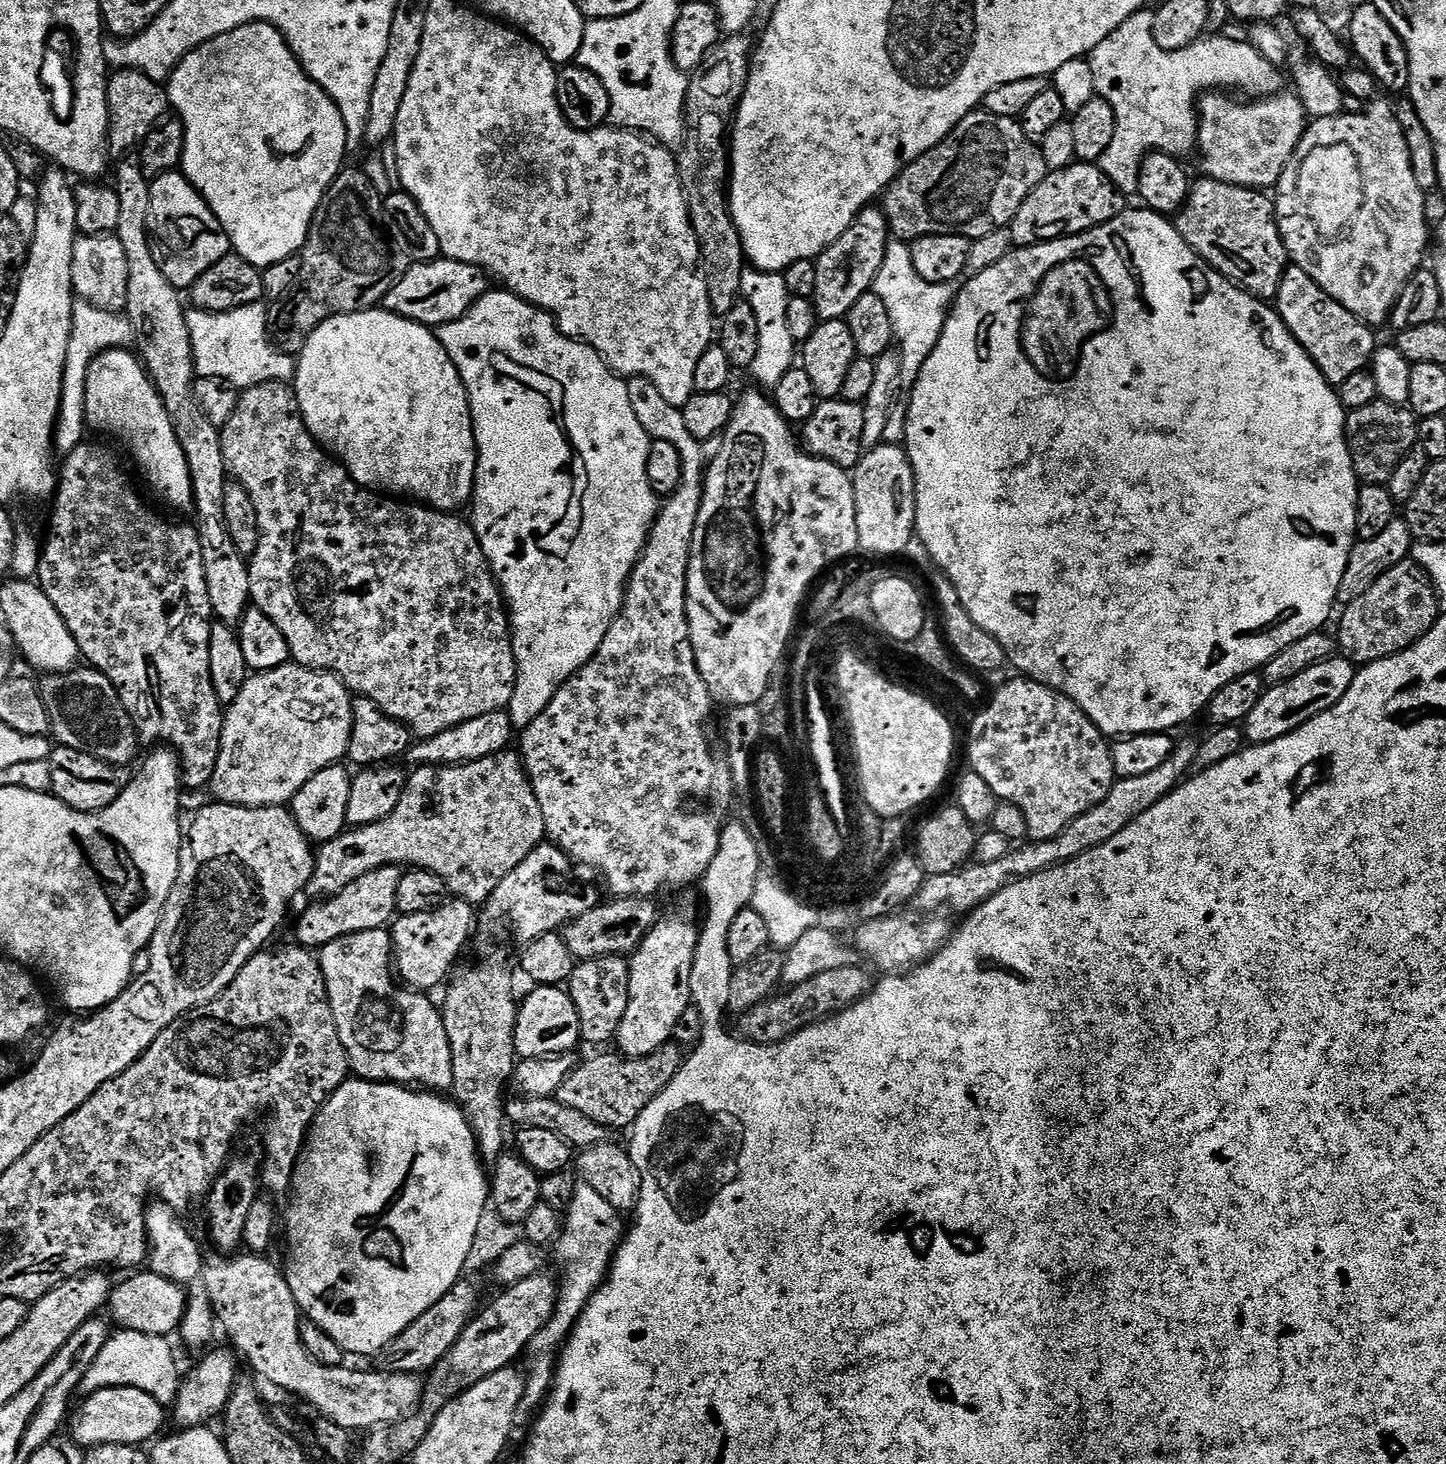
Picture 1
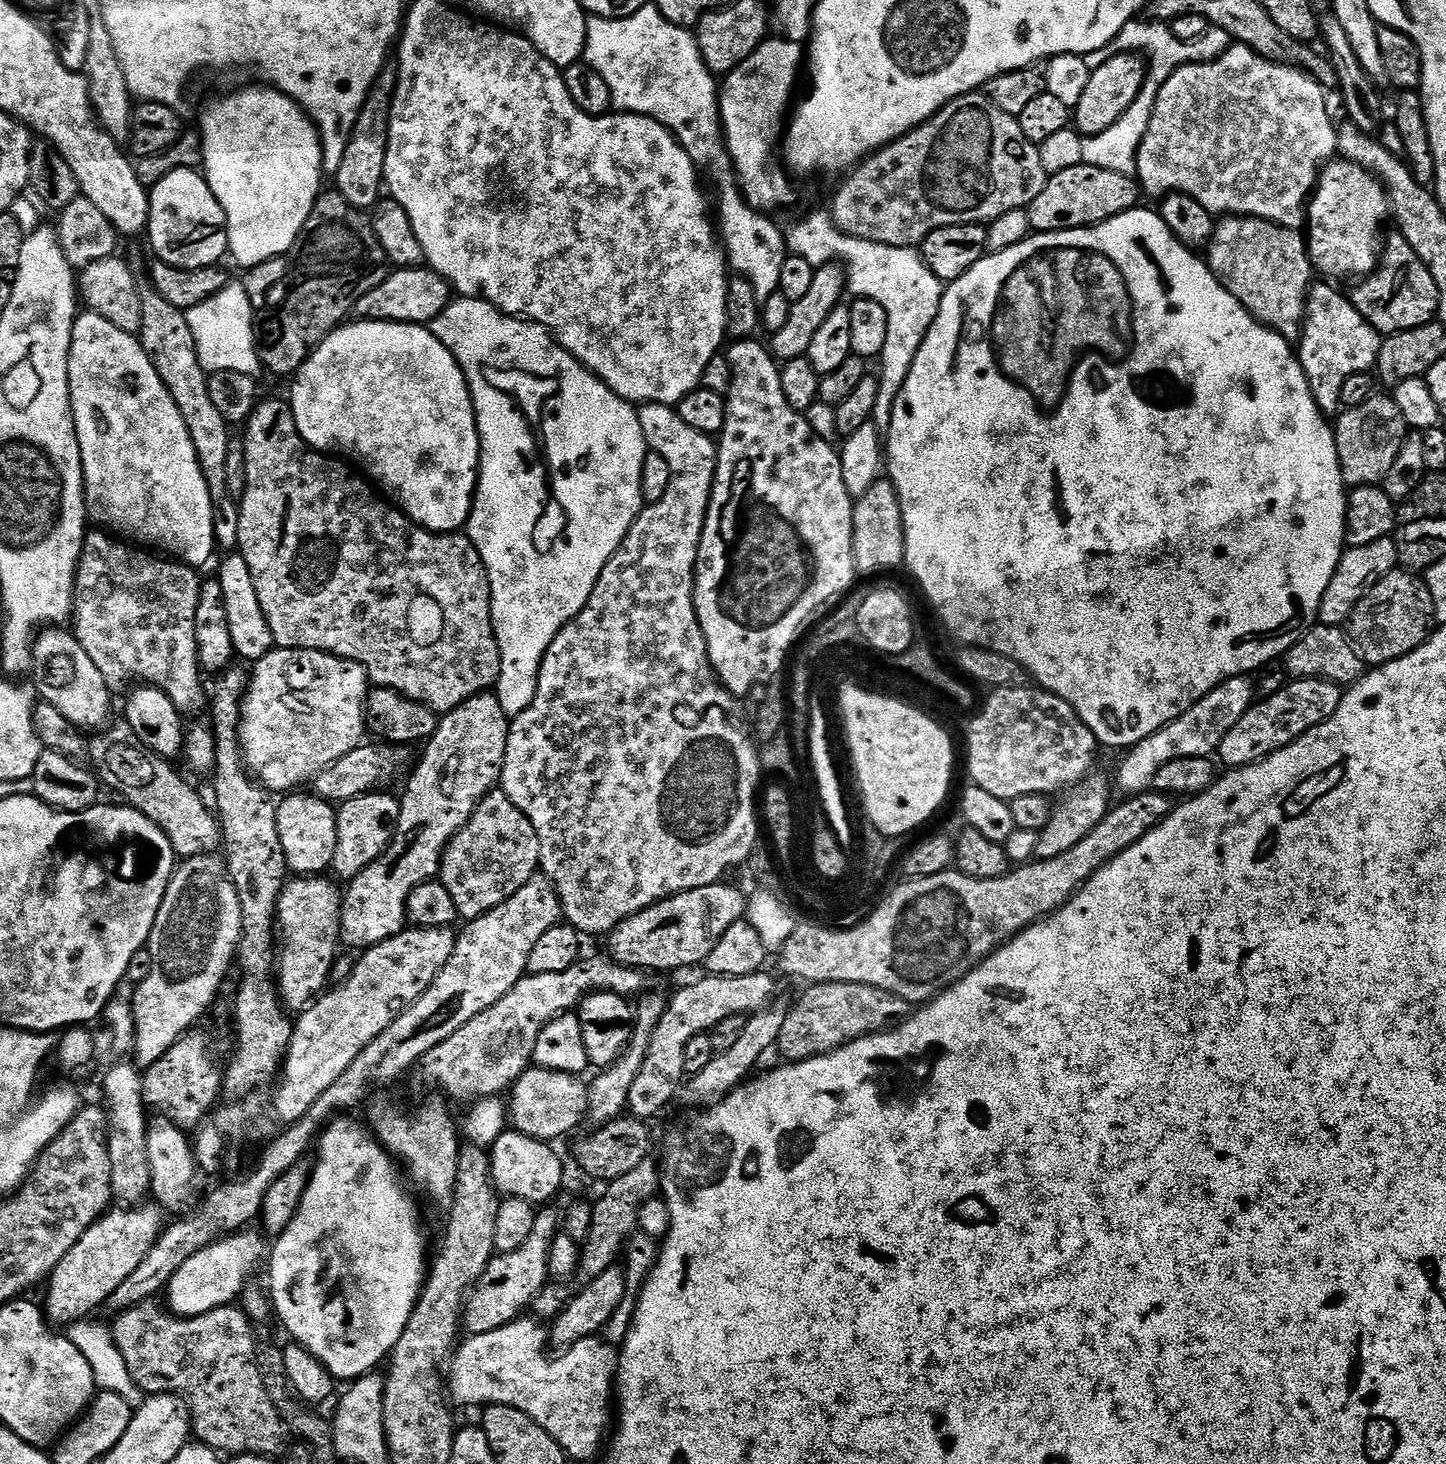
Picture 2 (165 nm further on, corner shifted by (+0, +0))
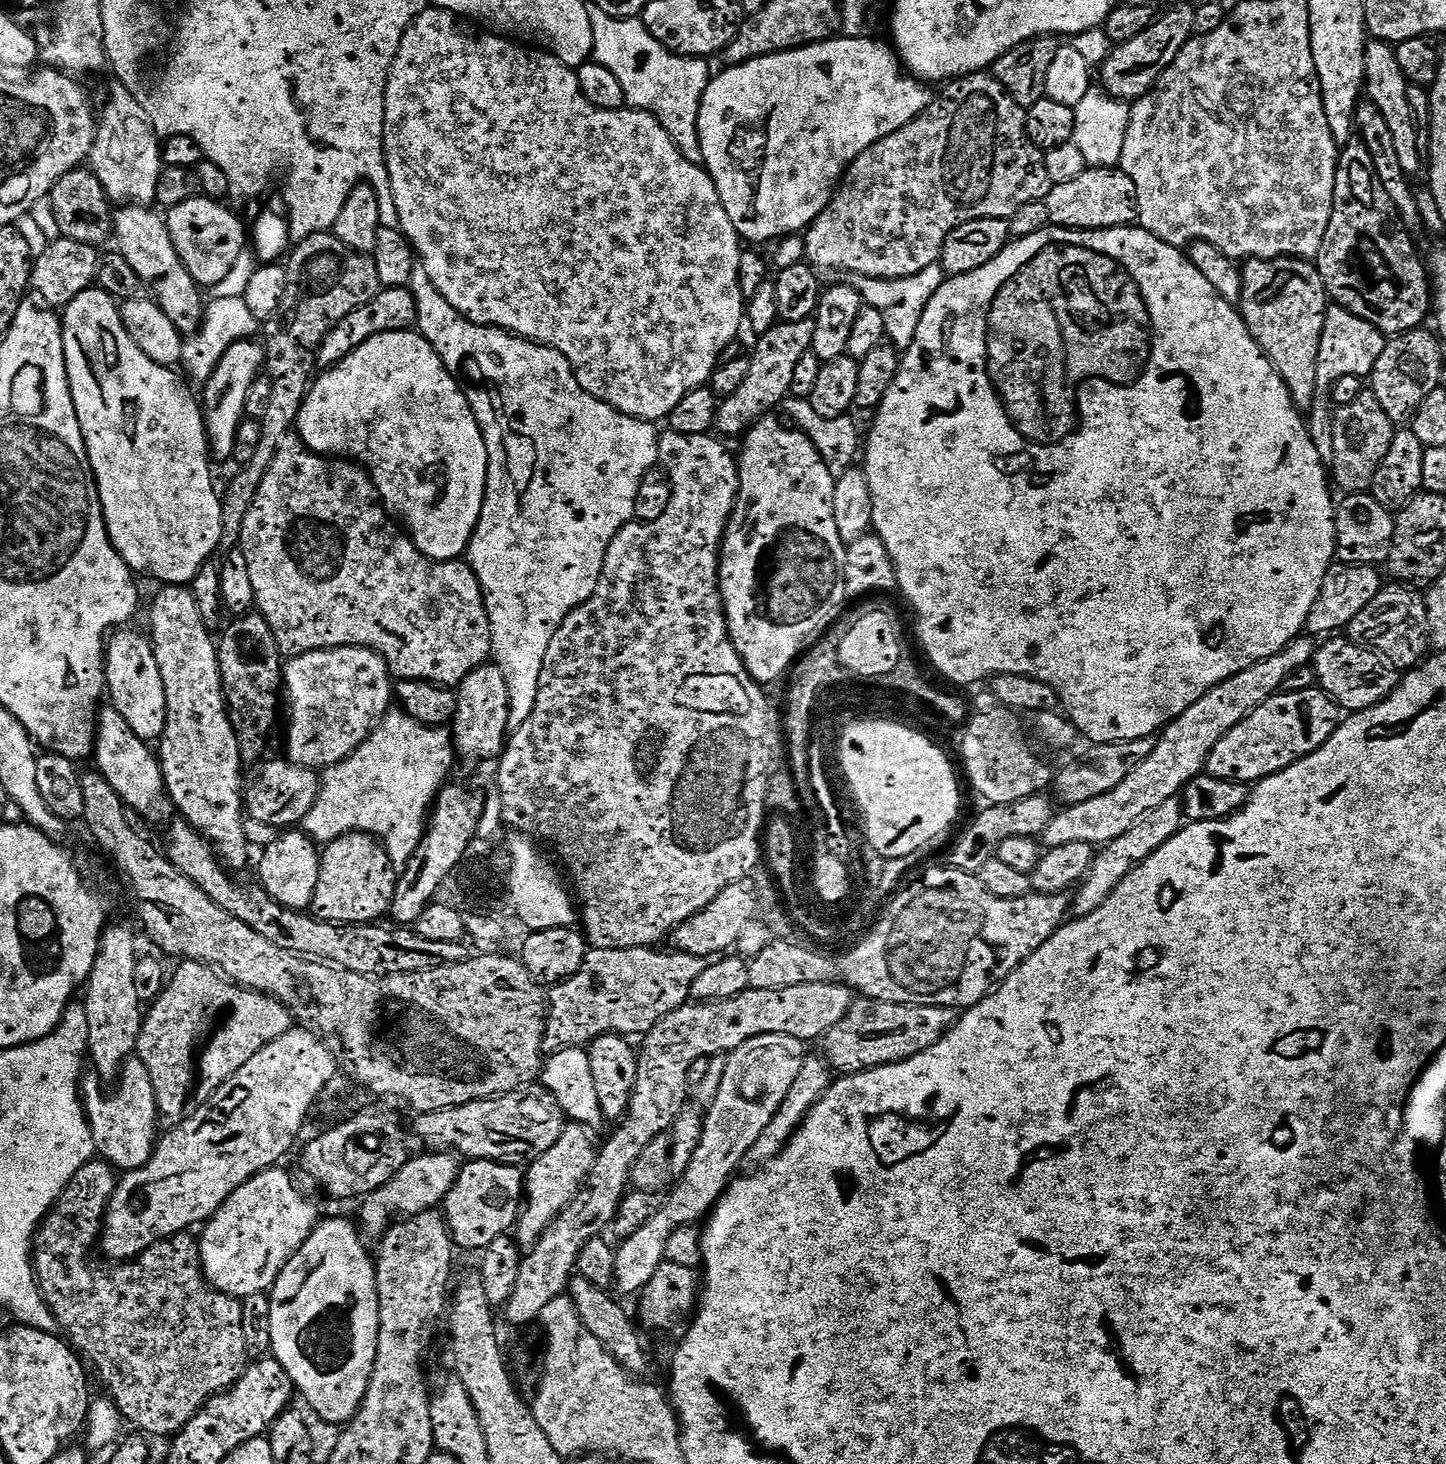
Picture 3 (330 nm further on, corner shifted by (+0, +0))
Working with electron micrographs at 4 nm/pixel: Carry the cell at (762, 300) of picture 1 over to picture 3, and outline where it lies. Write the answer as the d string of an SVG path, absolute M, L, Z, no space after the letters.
M588 4L590 22L594 30L594 46L592 55L595 63L606 66L618 82L622 82L622 94L624 103L633 110L648 112L656 117L656 120L670 134L670 138L680 148L680 153L687 160L700 160L700 139L698 138L698 114L700 113L700 103L704 97L704 91L710 79L708 72L709 61L704 58L694 56L680 56L677 52L672 52L658 38L646 30L643 19L633 18L630 20L616 20L612 16L607 16L603 10L593 4Z

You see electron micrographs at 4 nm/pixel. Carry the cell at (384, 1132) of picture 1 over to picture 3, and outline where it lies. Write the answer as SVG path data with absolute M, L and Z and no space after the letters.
M336 1216L333 1220L321 1219L312 1232L304 1239L295 1253L284 1263L284 1268L278 1274L276 1283L270 1289L270 1338L272 1339L271 1355L282 1364L284 1370L290 1374L295 1391L325 1420L328 1424L343 1426L351 1420L352 1415L360 1408L360 1402L366 1392L368 1379L376 1361L376 1347L378 1346L378 1294L376 1293L376 1265L371 1251L364 1249L360 1241L362 1232L355 1223Z

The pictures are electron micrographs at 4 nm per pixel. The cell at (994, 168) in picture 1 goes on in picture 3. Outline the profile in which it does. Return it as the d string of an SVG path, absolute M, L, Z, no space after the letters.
M974 72L970 76L961 76L943 85L944 93L937 95L929 104L928 109L920 116L916 116L909 122L894 130L886 138L874 142L853 164L848 165L844 170L844 175L832 194L832 200L818 214L818 218L813 224L808 225L803 233L804 254L807 263L817 269L823 268L846 268L850 274L861 276L875 276L879 280L900 280L903 276L913 276L921 272L933 259L934 250L939 249L944 242L944 236L950 234L959 224L965 224L978 218L998 218L999 220L1011 217L1018 206L1022 206L1031 200L1043 200L1048 195L1050 181L1046 174L1044 165L1044 152L1030 142L1030 138L1024 129L1025 109L1010 98L1008 91L998 83L991 74L984 72Z

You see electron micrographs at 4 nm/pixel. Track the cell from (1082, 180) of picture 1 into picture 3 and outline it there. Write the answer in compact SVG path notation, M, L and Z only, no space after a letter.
M1085 167L1078 178L1052 184L1043 201L1049 221L1057 228L1118 228L1131 225L1137 219L1134 182L1130 182L1130 178L1119 167Z

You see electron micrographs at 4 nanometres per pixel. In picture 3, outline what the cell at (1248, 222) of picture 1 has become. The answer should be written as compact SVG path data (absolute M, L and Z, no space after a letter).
M1275 256L1272 260L1247 259L1238 272L1238 311L1244 324L1250 330L1254 342L1276 367L1284 379L1297 408L1304 410L1311 405L1316 393L1316 354L1320 345L1320 334L1324 328L1324 314L1330 307L1330 297L1324 290L1324 283L1315 263L1294 256Z

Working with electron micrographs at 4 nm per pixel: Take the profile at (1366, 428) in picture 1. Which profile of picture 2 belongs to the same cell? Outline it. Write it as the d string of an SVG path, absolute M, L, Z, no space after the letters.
M1374 394L1362 406L1344 408L1335 417L1334 431L1338 446L1339 477L1349 489L1383 485L1399 451L1408 440L1410 429L1402 410L1392 401L1391 395Z

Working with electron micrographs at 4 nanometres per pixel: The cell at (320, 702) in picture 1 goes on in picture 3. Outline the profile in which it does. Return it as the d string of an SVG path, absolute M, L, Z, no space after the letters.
M323 648L322 650L314 650L313 652L301 652L293 655L292 660L283 665L282 668L282 700L288 703L288 752L287 759L293 764L301 764L307 768L315 768L317 770L327 770L332 765L342 762L351 752L363 742L368 733L372 731L374 725L379 721L385 712L389 711L390 701L394 696L394 680L388 671L388 663L380 657L380 653L372 651L371 648Z

